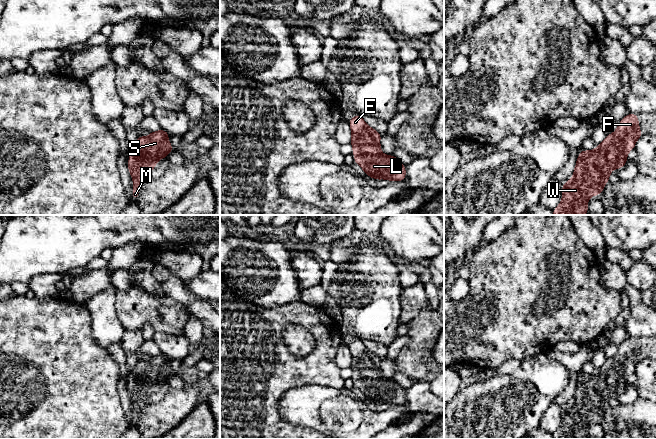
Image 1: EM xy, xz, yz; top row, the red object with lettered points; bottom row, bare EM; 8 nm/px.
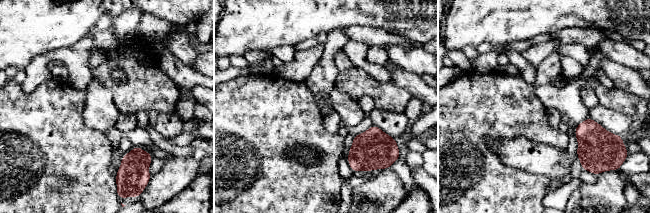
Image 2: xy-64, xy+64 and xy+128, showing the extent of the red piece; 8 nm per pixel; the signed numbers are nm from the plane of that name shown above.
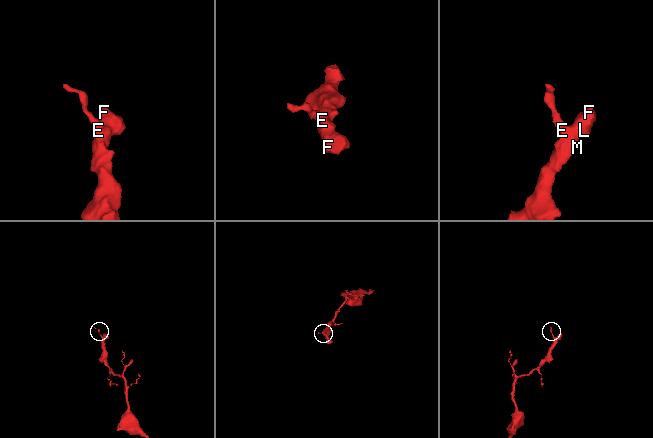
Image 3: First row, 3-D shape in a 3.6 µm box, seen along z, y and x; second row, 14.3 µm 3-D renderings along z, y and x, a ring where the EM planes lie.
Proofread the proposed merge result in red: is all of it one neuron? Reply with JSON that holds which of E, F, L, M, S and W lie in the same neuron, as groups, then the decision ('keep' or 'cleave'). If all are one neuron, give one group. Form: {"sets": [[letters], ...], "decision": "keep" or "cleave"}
{"sets": [["E", "F", "L", "M", "S", "W"]], "decision": "keep"}

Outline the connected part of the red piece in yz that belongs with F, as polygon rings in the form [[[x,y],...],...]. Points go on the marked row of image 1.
[[[629,113],[596,149],[582,150],[572,178],[562,185],[562,200],[553,209],[553,215],[587,214],[589,199],[603,193],[611,171],[625,166],[627,153],[634,150],[636,141],[642,136],[638,115]]]

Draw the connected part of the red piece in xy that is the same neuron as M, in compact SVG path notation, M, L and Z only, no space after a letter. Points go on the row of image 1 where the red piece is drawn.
M162 128L150 132L147 137L138 136L128 151L128 170L133 179L133 196L137 197L140 186L149 180L151 171L160 159L174 151L168 140L169 133Z

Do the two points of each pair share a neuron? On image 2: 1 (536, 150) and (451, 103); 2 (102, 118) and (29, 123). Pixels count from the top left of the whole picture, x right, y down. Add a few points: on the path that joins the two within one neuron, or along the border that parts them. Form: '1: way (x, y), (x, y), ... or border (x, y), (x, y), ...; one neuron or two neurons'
1: border (491, 138), (500, 140), (527, 137), (537, 142); two neurons
2: border (86, 96), (83, 121), (89, 127), (103, 133); two neurons

